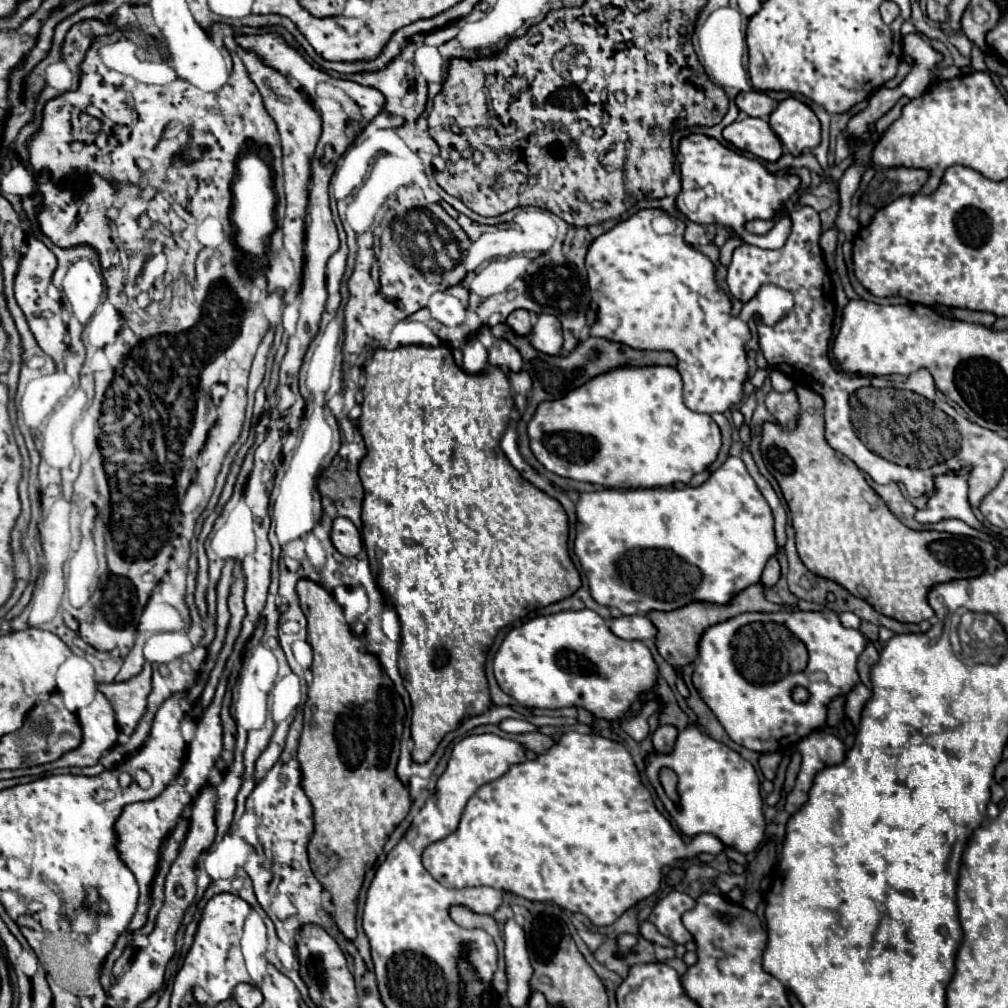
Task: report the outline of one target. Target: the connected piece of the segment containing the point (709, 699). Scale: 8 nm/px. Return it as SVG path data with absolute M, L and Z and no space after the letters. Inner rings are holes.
M779 611L779 613L743 613L729 621L709 627L699 641L699 655L695 659L693 685L697 687L701 699L713 709L719 723L725 727L731 739L737 739L739 745L751 747L757 753L783 751L785 747L799 743L813 731L825 729L827 705L837 695L847 695L855 685L859 685L857 675L857 657L865 649L865 637L857 629L847 629L841 625L837 613L819 613L819 611ZM789 631L807 647L809 663L805 671L797 673L797 667L791 667L789 657ZM795 687L805 687L809 699L797 703L793 699Z

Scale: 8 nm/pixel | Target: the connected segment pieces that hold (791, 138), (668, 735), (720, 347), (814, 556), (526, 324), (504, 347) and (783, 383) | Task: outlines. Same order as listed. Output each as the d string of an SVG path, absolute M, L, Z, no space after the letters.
M787 97L777 105L769 115L769 125L793 155L799 155L803 149L813 149L821 141L821 123L817 115L795 97Z
M661 725L657 727L657 731L653 733L653 745L655 745L655 751L659 753L669 753L673 743L677 739L677 729L673 725Z
M641 209L591 243L585 263L591 297L599 307L591 335L621 341L639 351L673 351L679 359L685 405L699 413L725 413L743 397L743 383L749 371L745 353L745 343L751 337L749 327L743 319L731 315L733 305L729 295L719 291L713 261L685 243L685 223L675 219L675 231L661 235L653 229L653 221L659 215L659 209Z
M801 385L795 387L801 413L795 429L785 429L779 423L763 423L761 433L761 455L769 473L779 481L781 491L793 515L795 541L801 561L809 571L825 579L841 583L855 597L869 601L879 613L905 623L919 623L933 617L933 609L927 605L927 593L933 585L951 579L977 577L987 569L991 557L995 557L995 547L983 539L951 535L939 531L915 531L907 527L899 517L891 513L887 503L869 487L865 475L859 467L847 459L843 453L831 449L825 441L823 425L823 399L815 391Z
M515 309L507 321L509 327L513 327L513 331L517 331L517 335L529 335L529 327L531 327L531 315L525 309Z
M497 339L489 349L489 365L505 367L509 371L521 371L523 361L519 351L507 339Z
M777 369L771 371L771 383L773 383L773 389L779 391L779 393L787 393L787 391L791 391L795 387L793 381L787 375L783 375L781 371L777 371Z

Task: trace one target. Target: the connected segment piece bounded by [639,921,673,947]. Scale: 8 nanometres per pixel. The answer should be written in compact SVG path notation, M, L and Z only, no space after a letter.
M645 921L641 927L639 927L639 933L645 937L645 939L649 939L651 943L659 943L659 945L665 945L665 947L671 947L673 943L669 941L669 939L665 939L649 921Z

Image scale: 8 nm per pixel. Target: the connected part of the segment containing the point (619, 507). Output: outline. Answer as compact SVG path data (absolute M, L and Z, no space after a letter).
M727 457L727 461L717 471L713 471L711 477L699 487L685 485L683 489L663 487L603 489L603 491L593 491L593 493L579 493L579 501L577 501L577 537L575 537L577 553L575 555L577 555L581 567L583 567L585 575L587 575L589 591L591 591L593 599L599 605L619 609L623 615L635 615L635 613L645 615L649 611L673 611L673 609L685 607L685 605L689 605L693 601L723 605L723 603L729 603L729 599L733 599L733 595L737 595L745 587L757 583L763 567L777 553L773 523L775 523L773 511L771 511L769 503L765 501L765 497L761 495L761 491L757 489L751 475L747 473L743 461L739 457Z

